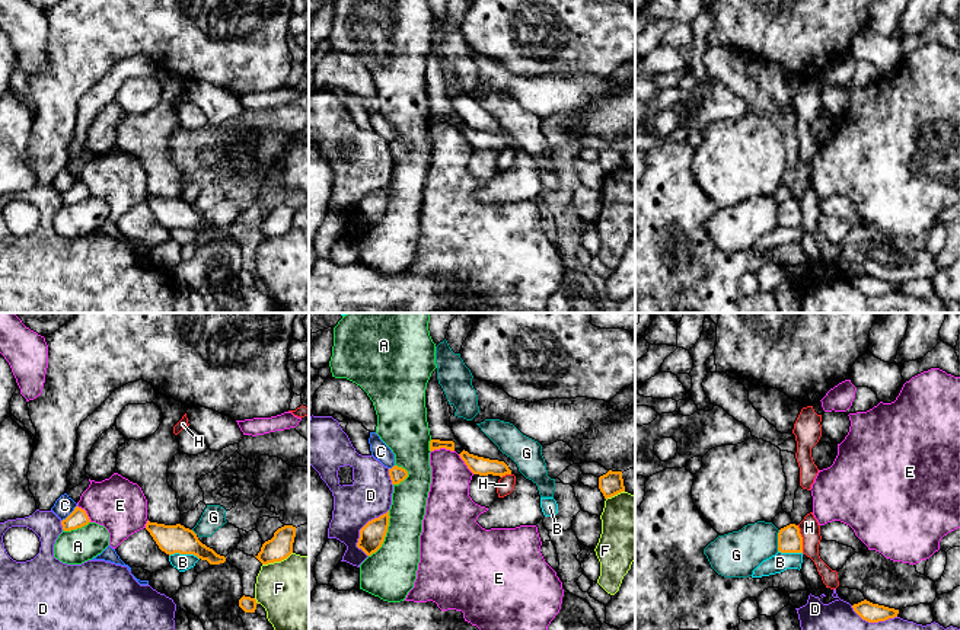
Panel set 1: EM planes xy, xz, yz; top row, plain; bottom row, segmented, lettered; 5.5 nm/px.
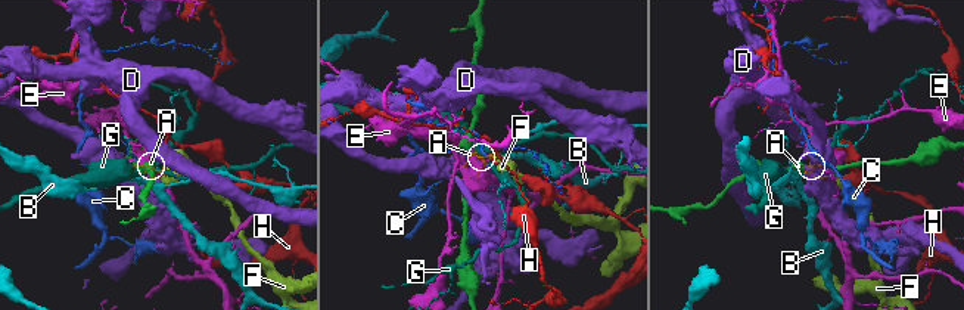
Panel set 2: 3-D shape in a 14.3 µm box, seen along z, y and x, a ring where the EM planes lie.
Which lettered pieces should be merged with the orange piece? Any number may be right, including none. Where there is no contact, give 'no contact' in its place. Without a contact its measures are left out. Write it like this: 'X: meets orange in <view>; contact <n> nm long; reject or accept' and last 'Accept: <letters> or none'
A: meets orange in xz; contact 280 nm long; reject
B: meets orange in xy; contact 170 nm long; reject
C: meets orange in xy; contact 130 nm long; reject
D: meets orange in xz; contact 280 nm long; reject
E: meets orange in xz; contact 130 nm long; reject
F: meets orange in xy; contact 180 nm long; reject
G: meets orange in yz; contact 120 nm long; reject
H: meets orange in yz; contact 160 nm long; reject
Accept: none

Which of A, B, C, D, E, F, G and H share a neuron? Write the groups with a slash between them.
A / B / C / D / E / F / G / H

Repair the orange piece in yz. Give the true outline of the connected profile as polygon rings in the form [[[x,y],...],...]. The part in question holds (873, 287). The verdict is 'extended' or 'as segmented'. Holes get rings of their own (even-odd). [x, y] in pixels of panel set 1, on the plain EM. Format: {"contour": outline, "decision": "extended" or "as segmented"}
{"contour": [[[867,274],[854,278],[852,282],[862,294],[868,297],[886,295],[889,292],[897,291],[899,288],[899,284],[873,278]]], "decision": "as segmented"}

